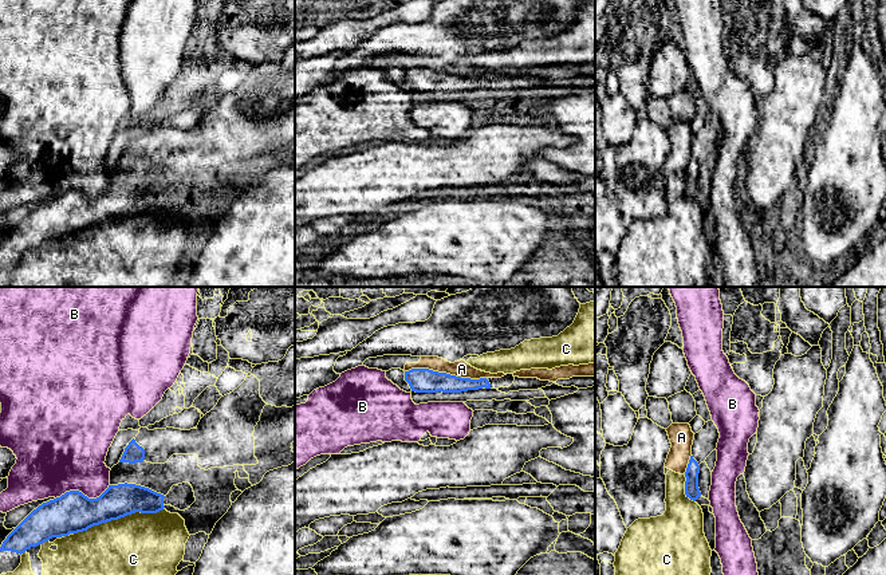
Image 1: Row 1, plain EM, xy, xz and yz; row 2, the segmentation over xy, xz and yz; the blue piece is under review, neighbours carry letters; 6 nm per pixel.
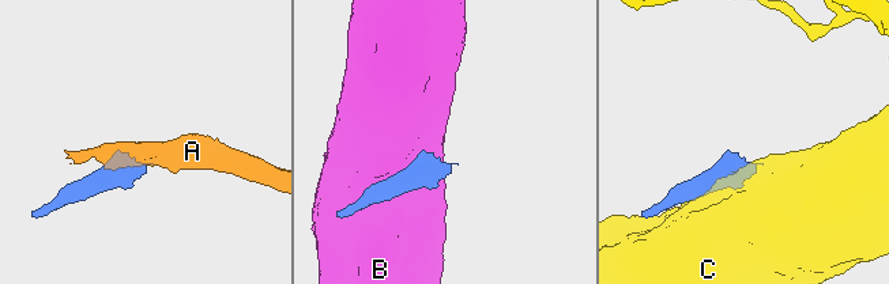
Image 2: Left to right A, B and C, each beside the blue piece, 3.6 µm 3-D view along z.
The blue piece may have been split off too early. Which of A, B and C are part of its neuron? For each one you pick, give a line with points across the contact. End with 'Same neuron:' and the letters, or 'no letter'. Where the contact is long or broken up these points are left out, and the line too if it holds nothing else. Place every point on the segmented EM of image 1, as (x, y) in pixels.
Same neuron: no letter

